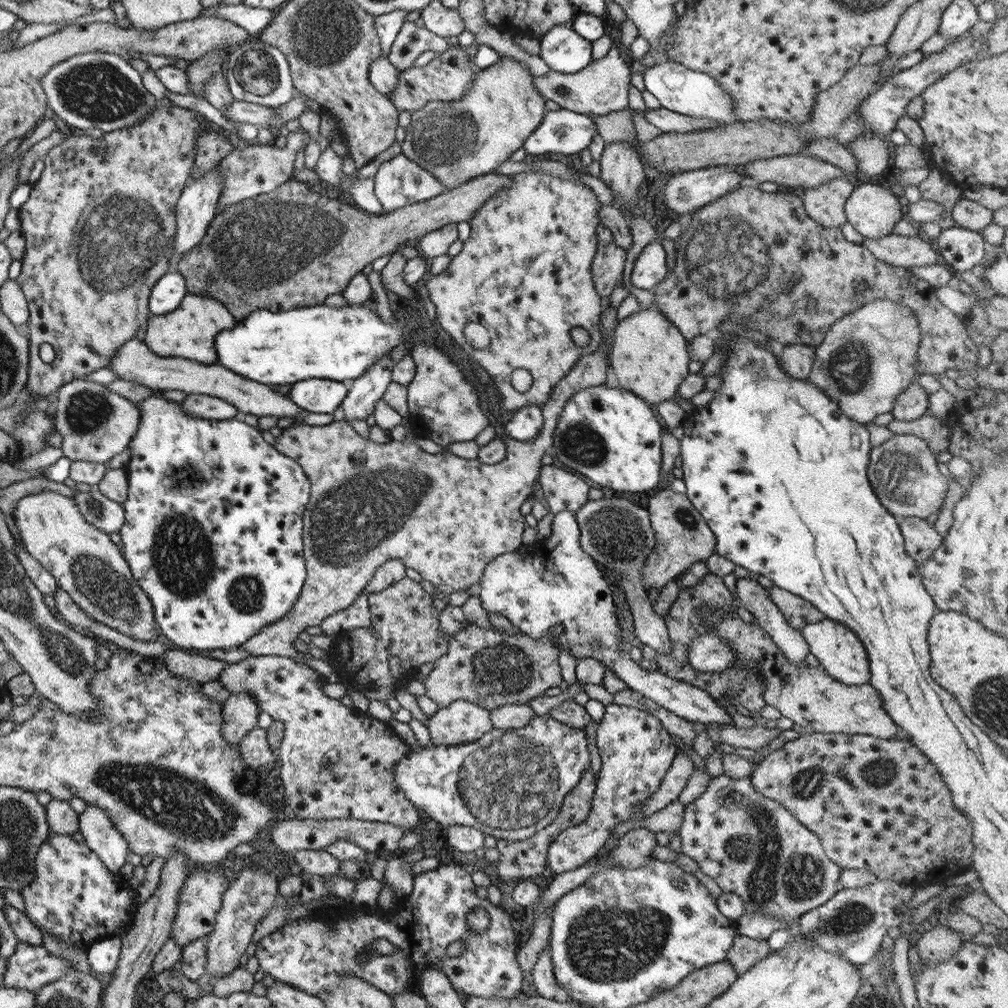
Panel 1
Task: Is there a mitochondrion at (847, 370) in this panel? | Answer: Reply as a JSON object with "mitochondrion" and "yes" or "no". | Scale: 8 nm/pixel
{"mitochondrion":"yes"}

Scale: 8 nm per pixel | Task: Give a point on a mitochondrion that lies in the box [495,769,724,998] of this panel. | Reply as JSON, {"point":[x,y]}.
{"point":[604,944]}

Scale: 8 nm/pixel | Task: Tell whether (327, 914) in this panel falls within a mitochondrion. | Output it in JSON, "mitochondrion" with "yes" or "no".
{"mitochondrion":"no"}

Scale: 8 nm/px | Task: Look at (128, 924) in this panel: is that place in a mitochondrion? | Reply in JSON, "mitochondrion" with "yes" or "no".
{"mitochondrion":"no"}

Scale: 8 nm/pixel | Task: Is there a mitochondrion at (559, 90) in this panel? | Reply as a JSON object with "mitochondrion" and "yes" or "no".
{"mitochondrion":"yes"}

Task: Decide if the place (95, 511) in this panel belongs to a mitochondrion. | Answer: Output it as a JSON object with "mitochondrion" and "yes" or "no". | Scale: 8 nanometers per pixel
{"mitochondrion":"yes"}

